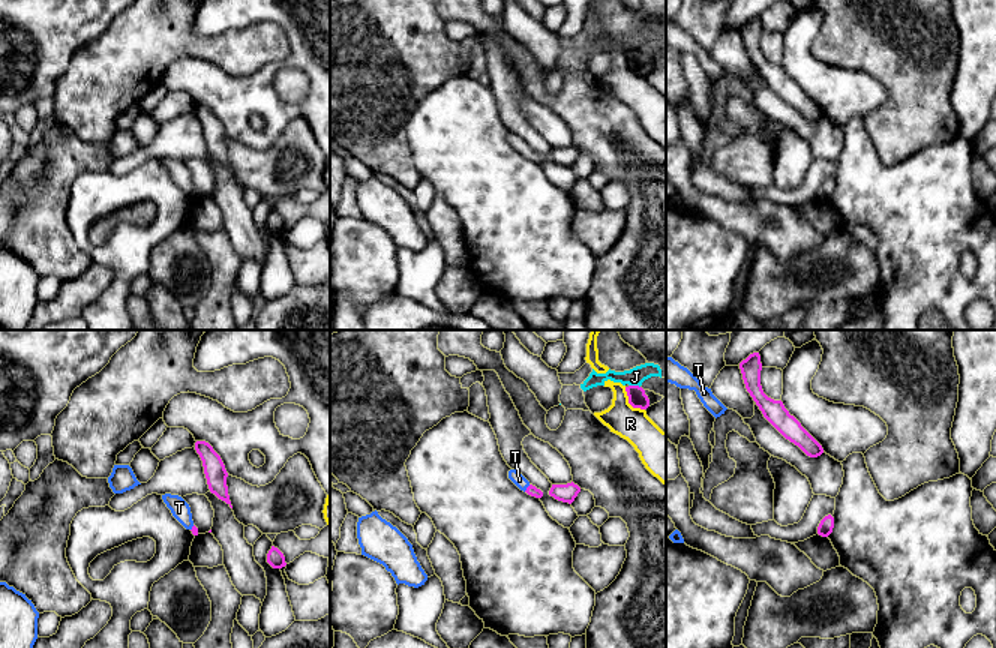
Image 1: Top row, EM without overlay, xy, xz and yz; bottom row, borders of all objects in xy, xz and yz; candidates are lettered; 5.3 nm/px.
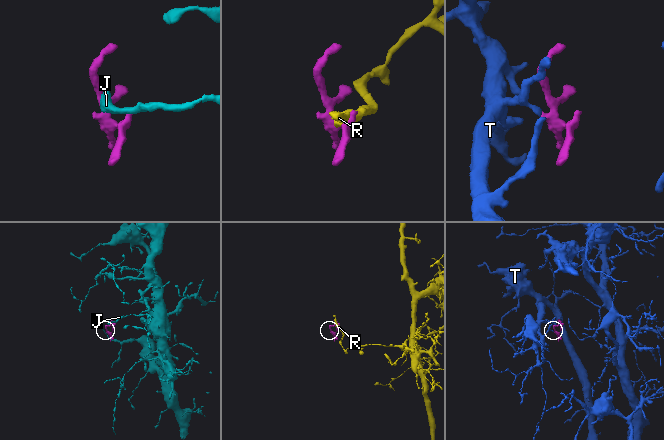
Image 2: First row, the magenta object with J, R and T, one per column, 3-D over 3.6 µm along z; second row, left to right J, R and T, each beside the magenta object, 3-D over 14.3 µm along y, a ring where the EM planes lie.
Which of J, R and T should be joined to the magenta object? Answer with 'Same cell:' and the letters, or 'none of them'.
Same cell: T

